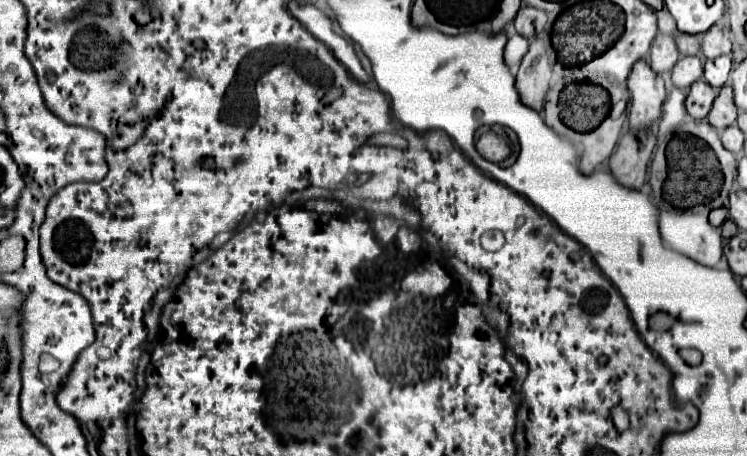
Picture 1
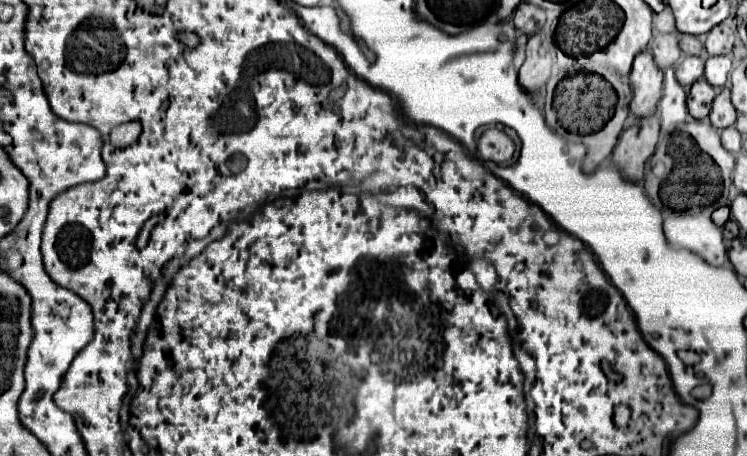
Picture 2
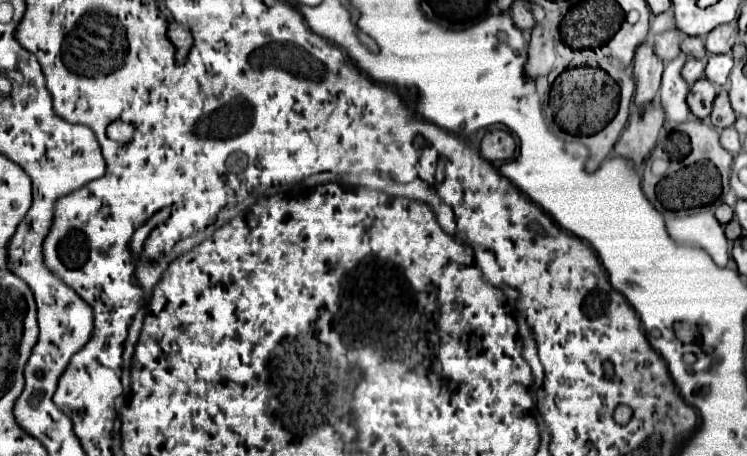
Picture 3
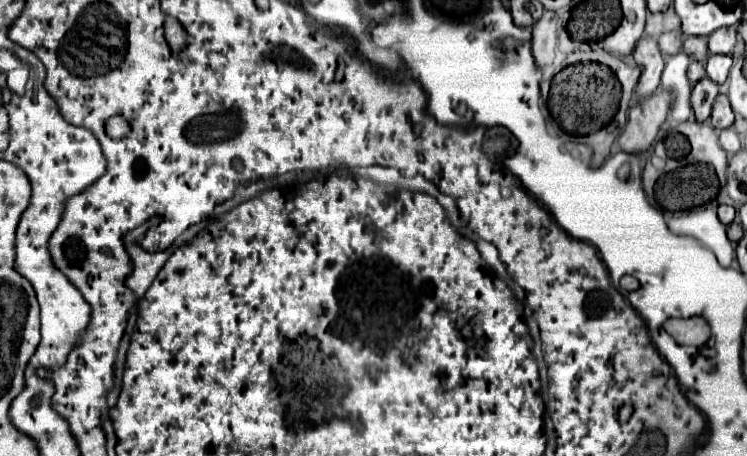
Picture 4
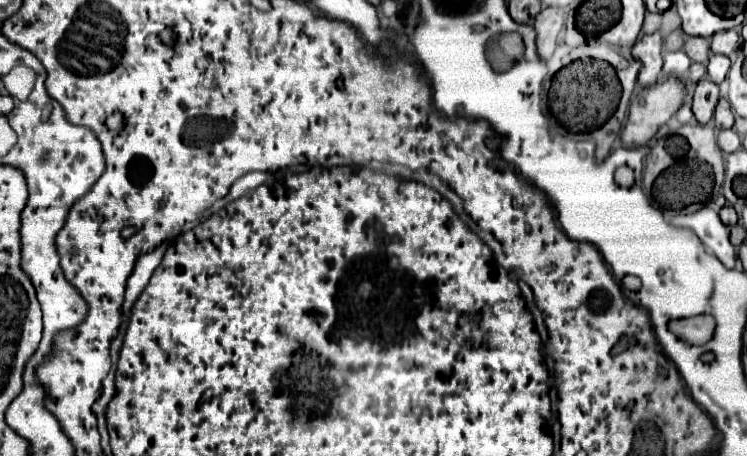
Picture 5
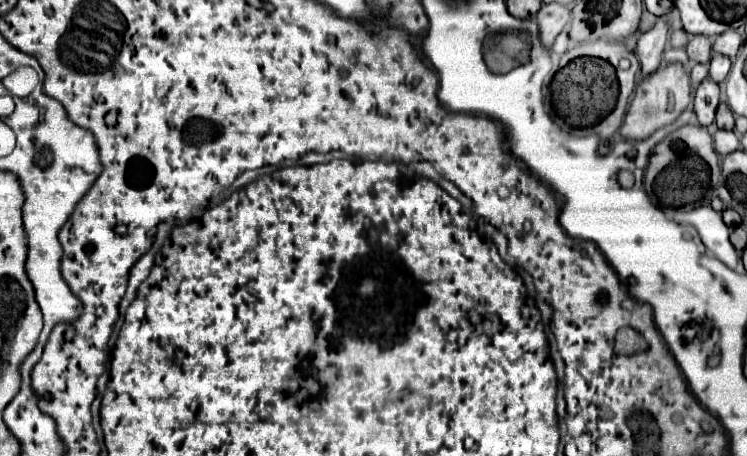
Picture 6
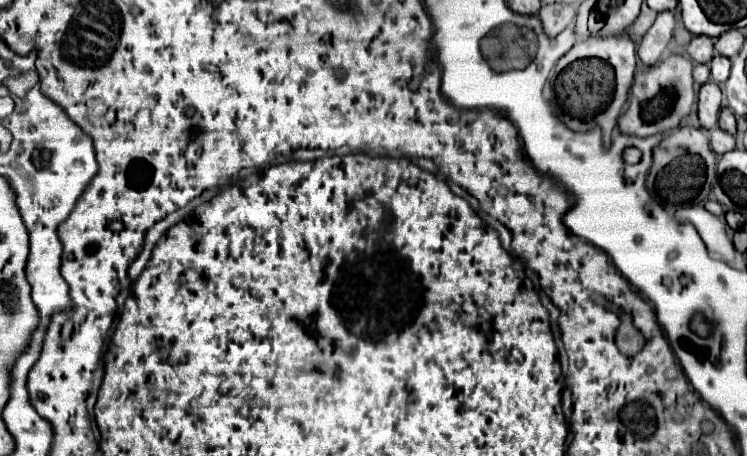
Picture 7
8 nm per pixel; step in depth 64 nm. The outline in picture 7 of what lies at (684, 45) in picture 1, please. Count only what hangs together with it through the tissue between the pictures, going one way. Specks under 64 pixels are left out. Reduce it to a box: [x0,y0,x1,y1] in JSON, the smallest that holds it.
[688,36,714,62]

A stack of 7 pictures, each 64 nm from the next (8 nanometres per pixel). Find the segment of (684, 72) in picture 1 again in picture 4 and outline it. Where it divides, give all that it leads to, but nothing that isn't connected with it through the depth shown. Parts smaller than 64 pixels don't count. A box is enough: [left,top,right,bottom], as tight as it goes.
[688,62,706,84]

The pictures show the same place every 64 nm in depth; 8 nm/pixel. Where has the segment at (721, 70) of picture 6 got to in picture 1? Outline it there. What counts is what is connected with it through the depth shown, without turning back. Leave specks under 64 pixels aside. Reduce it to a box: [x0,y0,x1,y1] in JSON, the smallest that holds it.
[704,56,730,88]

